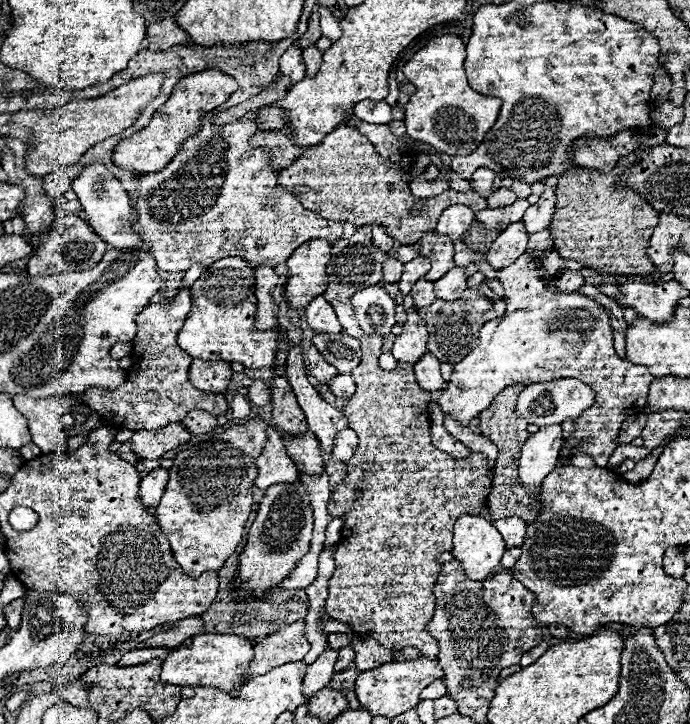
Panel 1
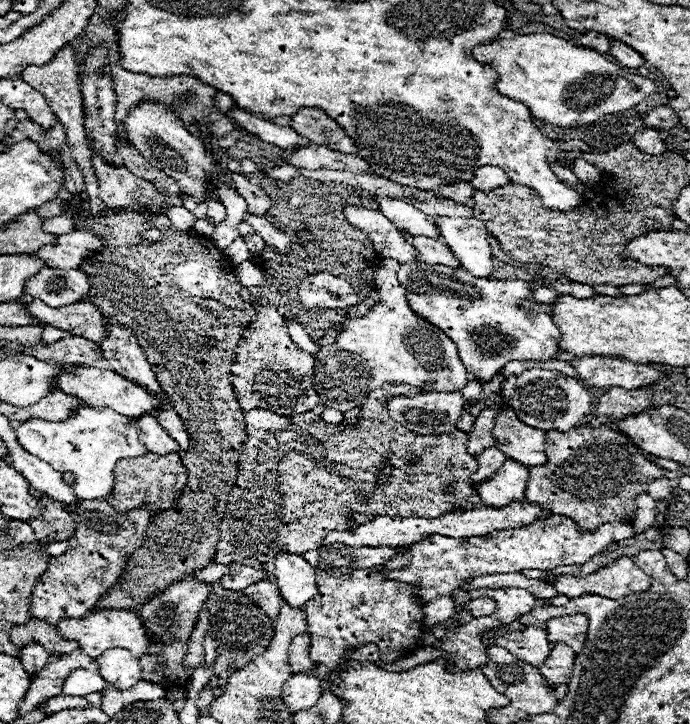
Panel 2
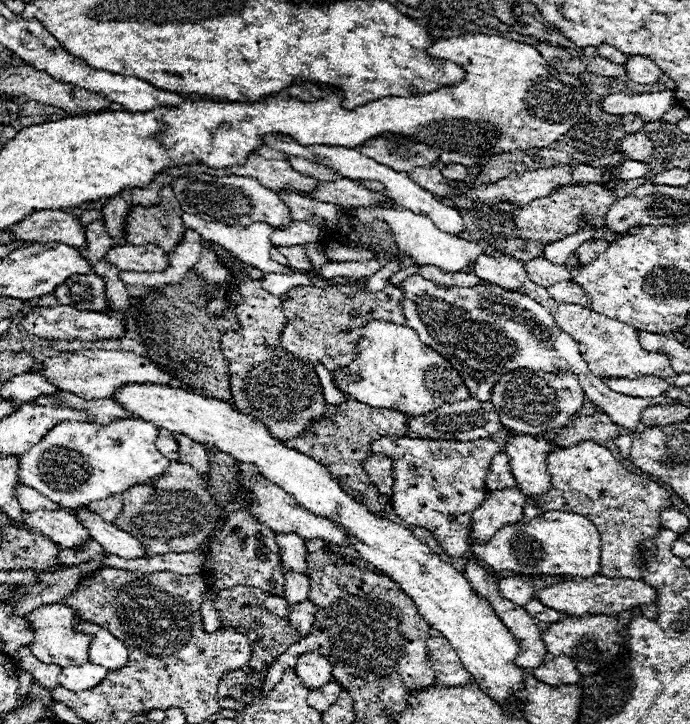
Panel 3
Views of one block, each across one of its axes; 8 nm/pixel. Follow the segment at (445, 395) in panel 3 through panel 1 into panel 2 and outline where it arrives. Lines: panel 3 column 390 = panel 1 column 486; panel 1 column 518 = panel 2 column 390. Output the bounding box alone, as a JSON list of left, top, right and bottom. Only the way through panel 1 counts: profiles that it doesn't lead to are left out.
[314,258,468,412]

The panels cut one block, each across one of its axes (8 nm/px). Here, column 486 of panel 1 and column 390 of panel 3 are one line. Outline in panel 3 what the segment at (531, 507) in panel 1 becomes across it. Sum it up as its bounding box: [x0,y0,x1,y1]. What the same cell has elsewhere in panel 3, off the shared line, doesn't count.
[284,400,406,516]

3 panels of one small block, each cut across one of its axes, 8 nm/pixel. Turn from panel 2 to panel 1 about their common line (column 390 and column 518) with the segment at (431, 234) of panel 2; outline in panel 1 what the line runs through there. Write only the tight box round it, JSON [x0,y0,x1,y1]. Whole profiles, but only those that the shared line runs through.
[476,198,530,230]

